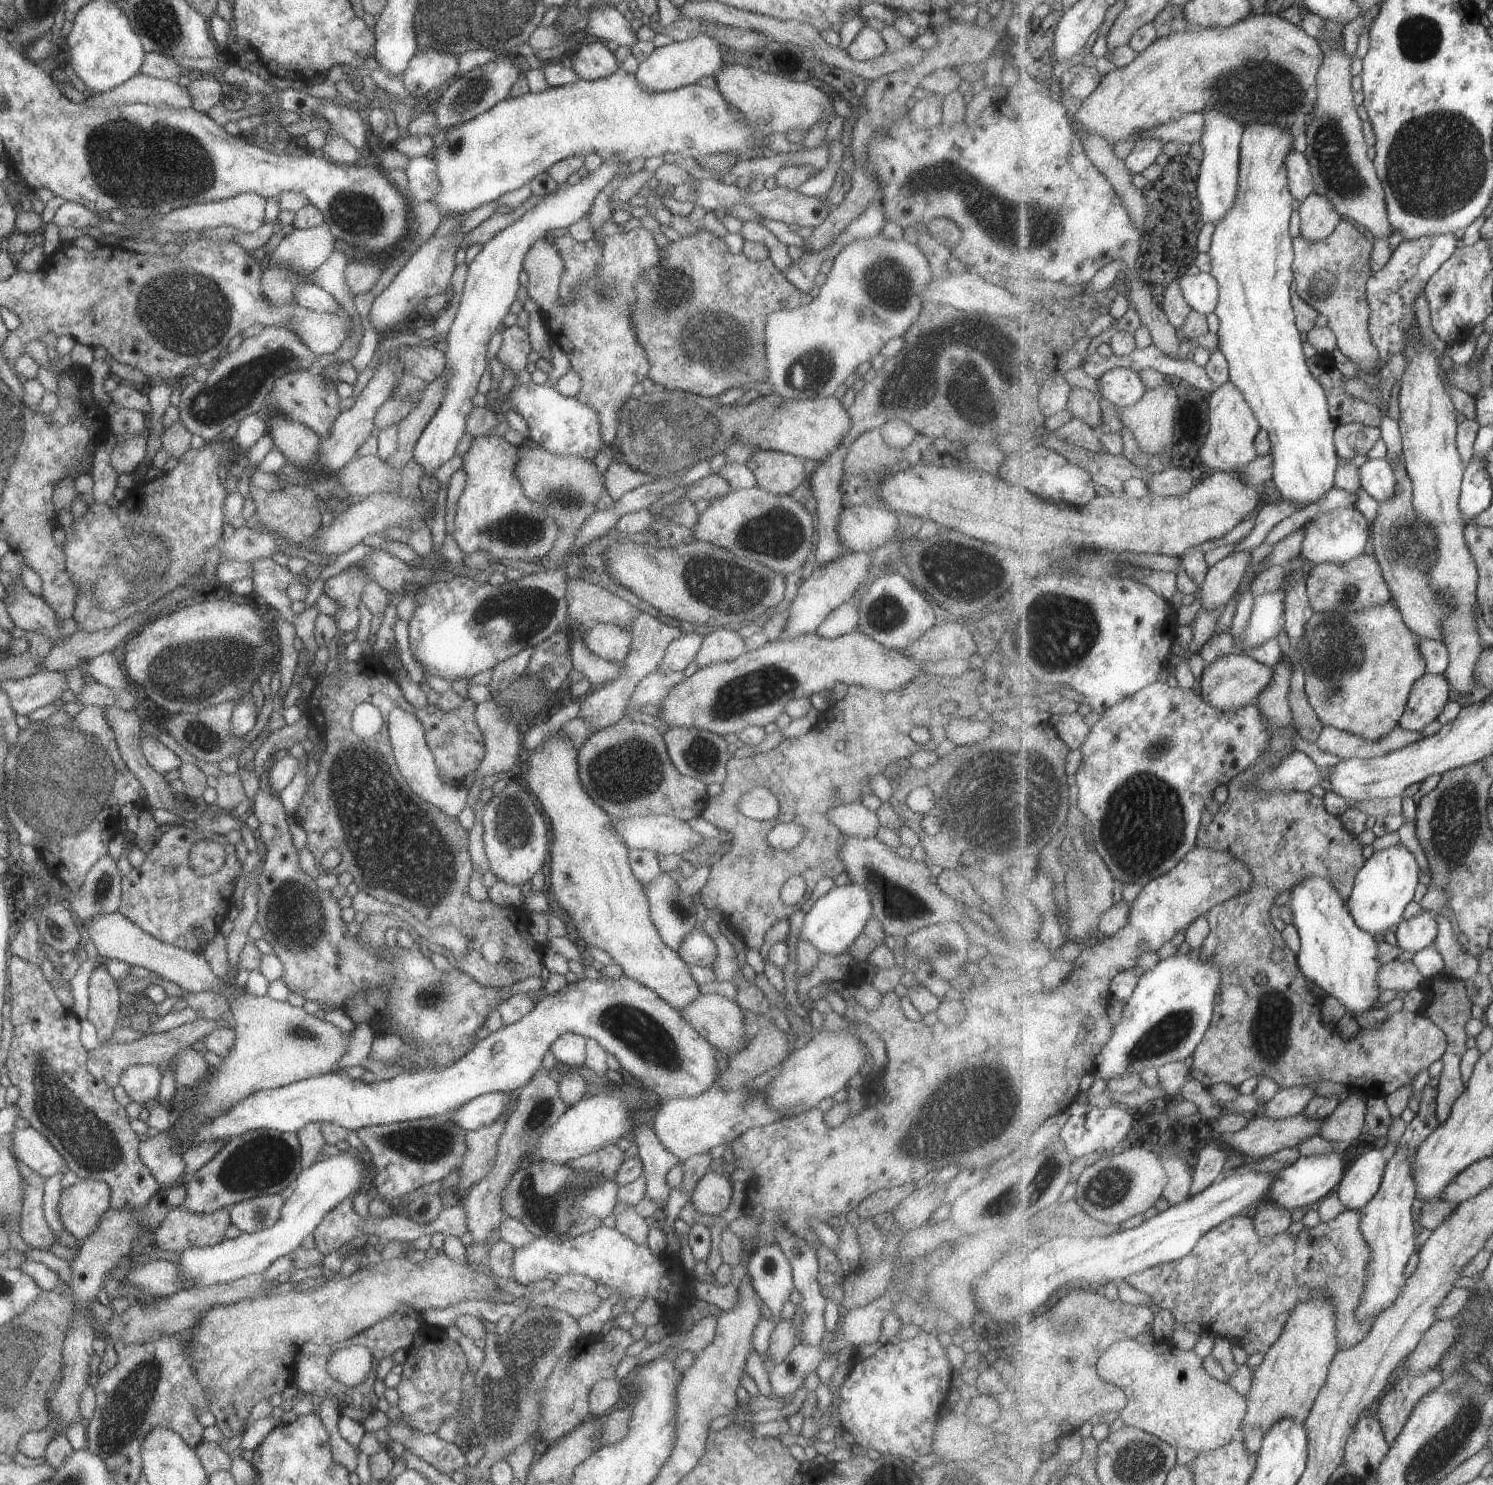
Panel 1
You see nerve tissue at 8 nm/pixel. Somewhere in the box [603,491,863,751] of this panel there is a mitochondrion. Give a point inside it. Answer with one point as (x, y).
(730, 583)

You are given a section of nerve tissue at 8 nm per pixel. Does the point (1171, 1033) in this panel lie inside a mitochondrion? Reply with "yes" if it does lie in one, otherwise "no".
yes

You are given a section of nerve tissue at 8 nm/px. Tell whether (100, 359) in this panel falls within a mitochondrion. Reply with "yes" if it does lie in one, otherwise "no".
no

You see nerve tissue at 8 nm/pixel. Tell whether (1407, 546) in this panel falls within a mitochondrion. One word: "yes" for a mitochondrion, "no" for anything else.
yes

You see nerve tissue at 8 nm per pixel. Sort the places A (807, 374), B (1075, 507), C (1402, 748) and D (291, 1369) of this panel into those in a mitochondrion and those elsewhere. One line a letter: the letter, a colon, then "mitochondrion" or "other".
A: mitochondrion
B: other
C: other
D: other

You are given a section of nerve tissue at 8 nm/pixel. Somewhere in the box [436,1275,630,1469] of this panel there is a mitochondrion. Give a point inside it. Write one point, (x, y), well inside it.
(506, 1407)

